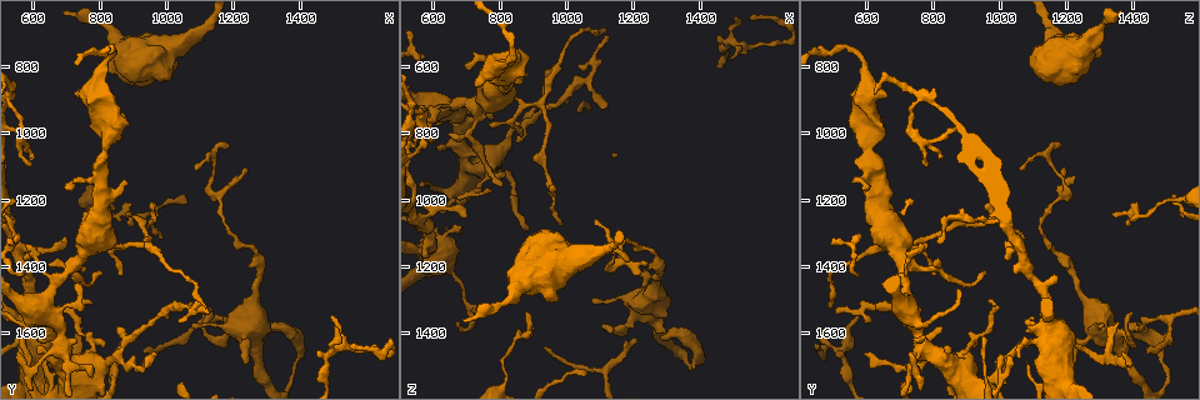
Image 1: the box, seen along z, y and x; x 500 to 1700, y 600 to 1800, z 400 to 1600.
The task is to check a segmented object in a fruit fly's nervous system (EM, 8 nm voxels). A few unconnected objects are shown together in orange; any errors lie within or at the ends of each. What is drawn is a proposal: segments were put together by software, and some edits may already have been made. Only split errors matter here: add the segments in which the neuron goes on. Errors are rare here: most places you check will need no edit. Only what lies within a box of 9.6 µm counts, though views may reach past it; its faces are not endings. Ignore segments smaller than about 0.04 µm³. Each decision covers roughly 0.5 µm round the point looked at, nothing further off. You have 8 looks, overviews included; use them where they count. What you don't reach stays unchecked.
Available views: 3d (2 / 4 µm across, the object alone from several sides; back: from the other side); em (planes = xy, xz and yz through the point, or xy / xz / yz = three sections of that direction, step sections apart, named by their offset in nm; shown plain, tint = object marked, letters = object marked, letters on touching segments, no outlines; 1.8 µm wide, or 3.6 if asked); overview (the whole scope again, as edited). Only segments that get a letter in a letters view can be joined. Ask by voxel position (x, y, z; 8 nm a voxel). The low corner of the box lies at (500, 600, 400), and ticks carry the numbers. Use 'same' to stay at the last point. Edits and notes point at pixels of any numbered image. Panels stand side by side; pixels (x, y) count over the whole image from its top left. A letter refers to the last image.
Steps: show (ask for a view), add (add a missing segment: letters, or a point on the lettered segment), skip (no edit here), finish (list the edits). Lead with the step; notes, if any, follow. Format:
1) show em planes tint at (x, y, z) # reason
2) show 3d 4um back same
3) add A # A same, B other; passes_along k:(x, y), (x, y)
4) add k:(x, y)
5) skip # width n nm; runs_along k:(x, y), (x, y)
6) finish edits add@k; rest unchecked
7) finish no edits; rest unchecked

show em planes letters at (1280, 1430, 1220) # thick turns thin

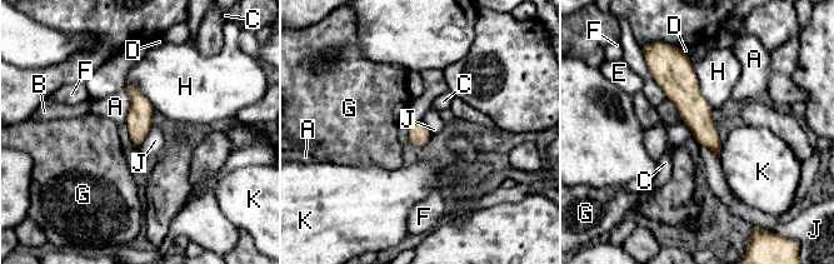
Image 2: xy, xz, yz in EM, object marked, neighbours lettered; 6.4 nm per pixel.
skip # longest_contact H 340 nm; A other, B other, C other, D other, E other, F other, G other, H other, J other, K other; border 2:(151, 124), (139, 147); none of them fits

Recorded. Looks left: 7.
show em xz step 16 letters at (1280, 1580, 1410) # free end

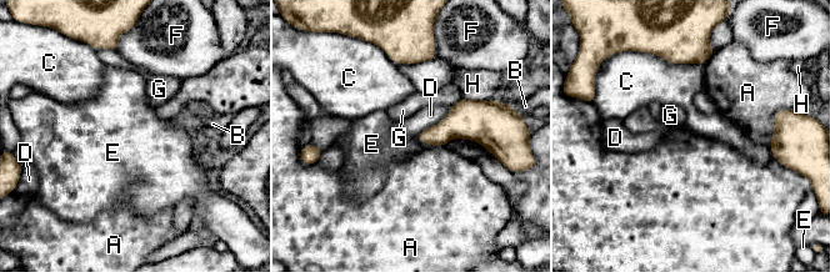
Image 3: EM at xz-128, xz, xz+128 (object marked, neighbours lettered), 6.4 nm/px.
show em planes letters same # another direction

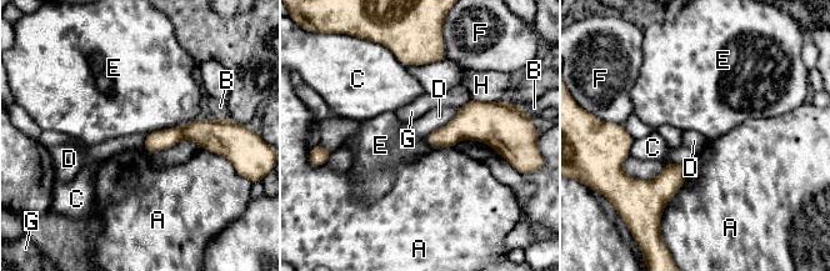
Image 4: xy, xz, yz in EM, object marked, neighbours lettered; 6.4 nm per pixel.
skip # A other, B other, C other, D other, E other, F other, G other, H other; border 4:(461, 106), (450, 121), (425, 136); no lettered segment goes on from it

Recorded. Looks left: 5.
show 3d 4um at (690, 1590, 1090) # an open end

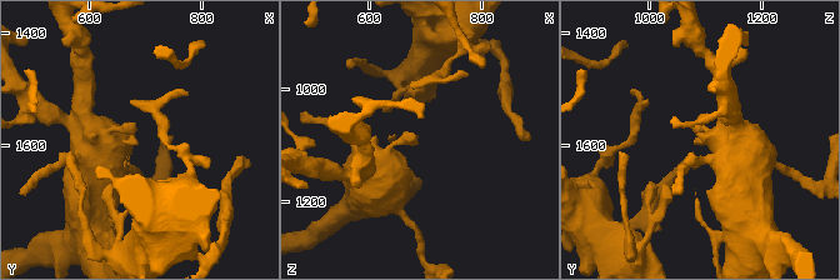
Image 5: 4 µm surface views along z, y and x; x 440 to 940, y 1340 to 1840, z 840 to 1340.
show em planes tint at (685, 1600, 1100) # shape alone is not enough

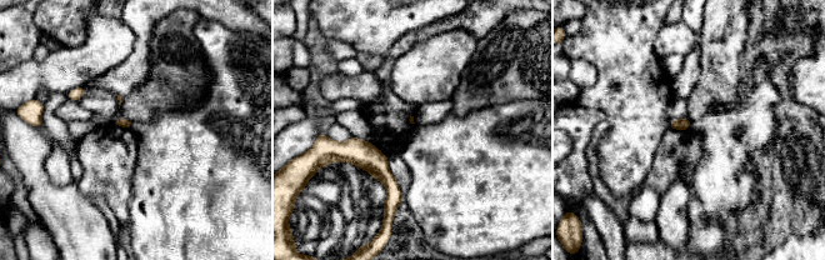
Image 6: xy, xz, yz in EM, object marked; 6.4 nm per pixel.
show em planes letters same # what lies round it

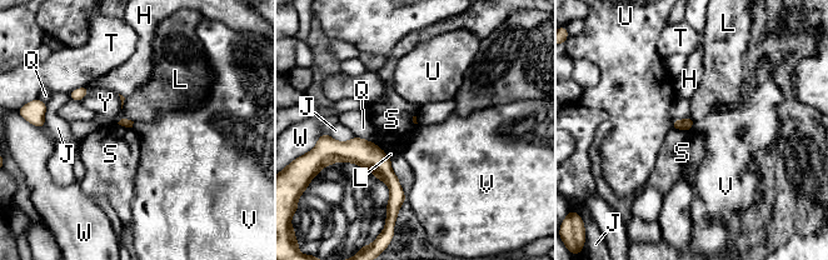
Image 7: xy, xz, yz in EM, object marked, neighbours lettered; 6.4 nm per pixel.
skip # H other, J other, L other, Q other, S other, T other, U other, V other, W other, Y other; border 7:(696, 121), (692, 128); none of them fits

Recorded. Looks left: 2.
finish no edits; rest unchecked

